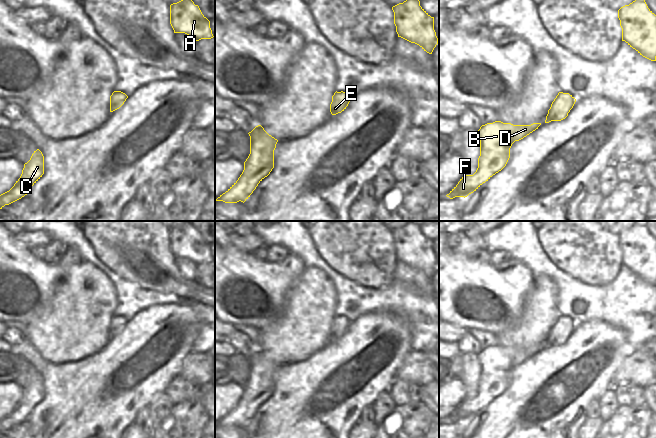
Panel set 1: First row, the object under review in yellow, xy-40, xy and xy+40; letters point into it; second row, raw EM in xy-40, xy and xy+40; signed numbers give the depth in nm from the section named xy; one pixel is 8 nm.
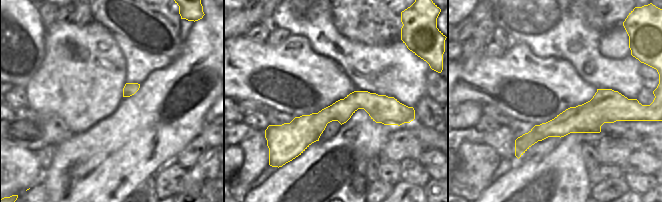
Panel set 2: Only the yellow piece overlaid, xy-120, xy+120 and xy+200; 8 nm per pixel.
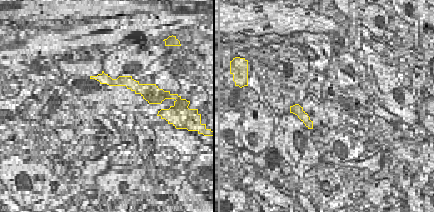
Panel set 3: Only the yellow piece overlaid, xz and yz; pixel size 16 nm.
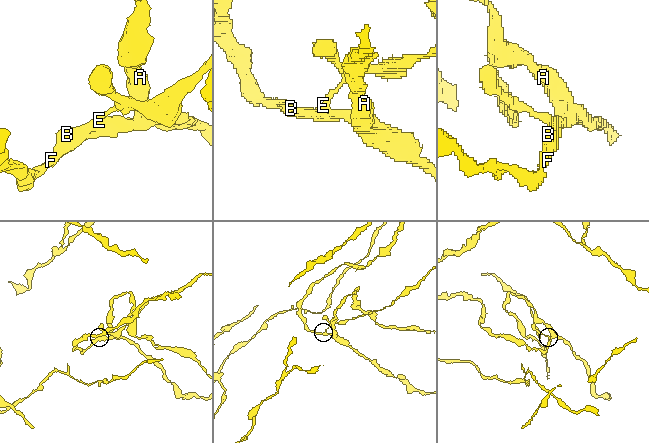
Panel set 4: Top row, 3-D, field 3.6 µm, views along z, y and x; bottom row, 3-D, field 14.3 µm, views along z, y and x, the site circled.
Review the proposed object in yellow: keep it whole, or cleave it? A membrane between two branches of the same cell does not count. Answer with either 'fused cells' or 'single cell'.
fused cells

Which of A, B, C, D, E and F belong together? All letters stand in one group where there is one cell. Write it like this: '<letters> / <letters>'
A B C D F / E

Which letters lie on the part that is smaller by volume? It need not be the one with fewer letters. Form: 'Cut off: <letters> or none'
Cut off: E

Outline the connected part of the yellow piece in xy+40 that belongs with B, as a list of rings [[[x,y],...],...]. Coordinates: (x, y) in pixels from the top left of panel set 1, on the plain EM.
[[[501,345],[482,349],[478,354],[480,380],[476,396],[473,399],[464,399],[446,420],[450,423],[465,422],[476,415],[506,390],[512,368],[538,353],[540,349],[541,347],[513,349]]]

